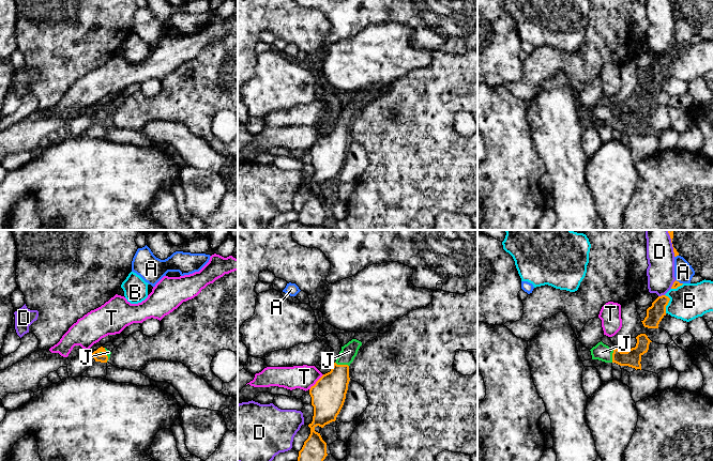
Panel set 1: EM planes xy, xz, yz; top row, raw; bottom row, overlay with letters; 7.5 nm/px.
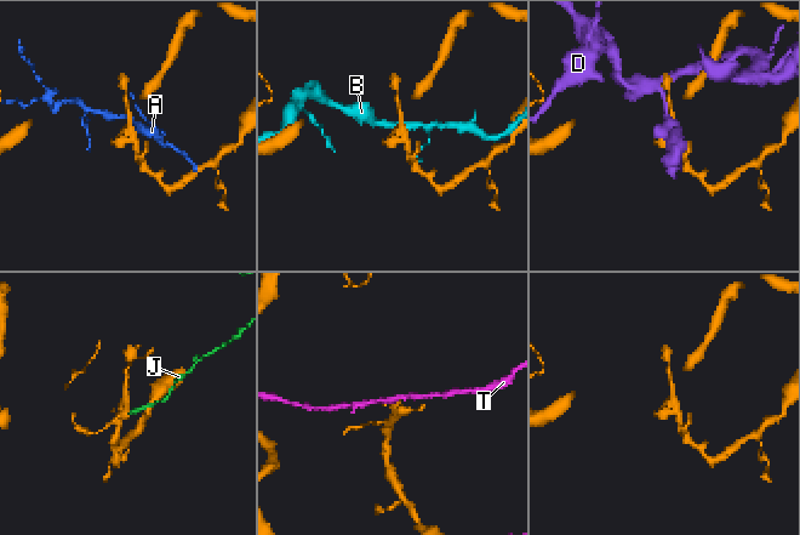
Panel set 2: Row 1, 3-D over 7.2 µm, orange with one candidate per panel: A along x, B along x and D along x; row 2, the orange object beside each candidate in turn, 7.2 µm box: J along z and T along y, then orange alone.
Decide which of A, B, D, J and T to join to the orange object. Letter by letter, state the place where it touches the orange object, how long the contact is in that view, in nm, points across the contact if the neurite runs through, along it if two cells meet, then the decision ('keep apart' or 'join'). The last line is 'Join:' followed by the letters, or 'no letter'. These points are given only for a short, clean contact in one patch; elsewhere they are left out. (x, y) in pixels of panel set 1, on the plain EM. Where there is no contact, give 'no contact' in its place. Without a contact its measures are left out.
A: contact yz (678, 42); length 70 nm; keep apart
B: contact yz (667, 64); length 140 nm; keep apart
D: contact yz (662, 56); length 50 nm; keep apart
J: contact xz (342, 125); length 110 nm; join
T: contact xz (316, 142); length 160 nm; keep apart
Join: J

